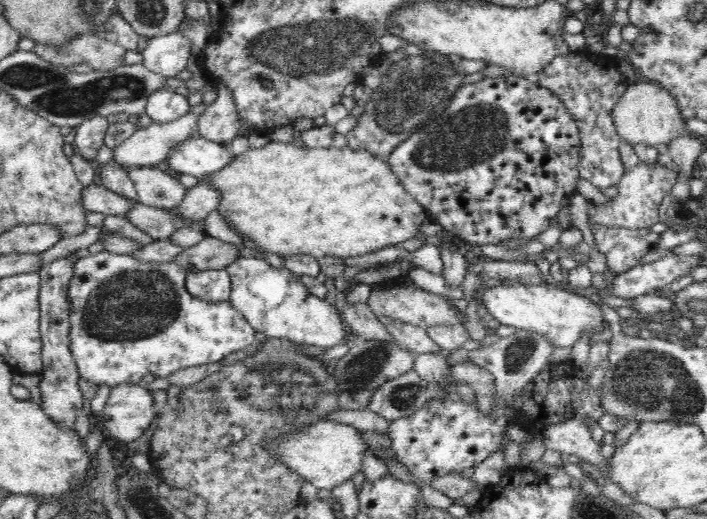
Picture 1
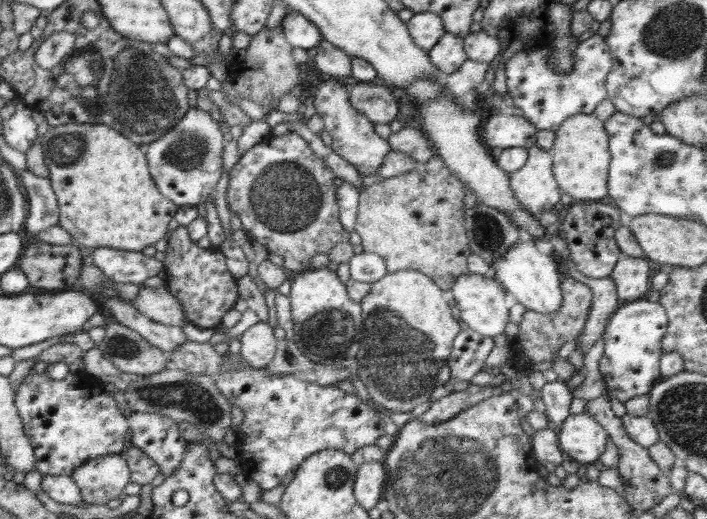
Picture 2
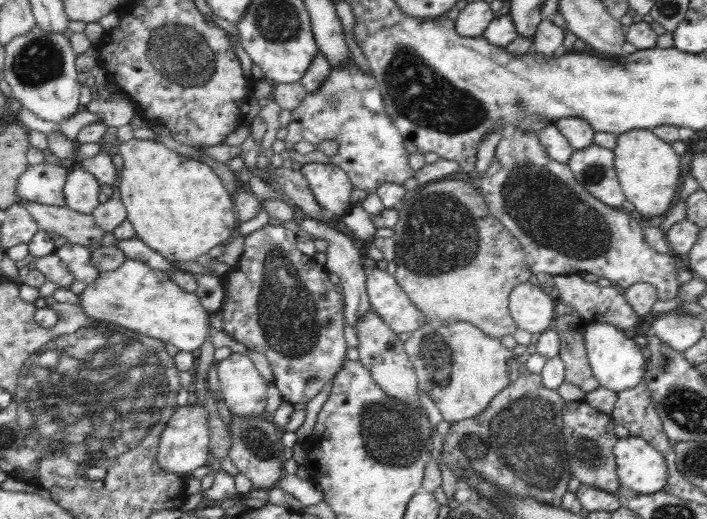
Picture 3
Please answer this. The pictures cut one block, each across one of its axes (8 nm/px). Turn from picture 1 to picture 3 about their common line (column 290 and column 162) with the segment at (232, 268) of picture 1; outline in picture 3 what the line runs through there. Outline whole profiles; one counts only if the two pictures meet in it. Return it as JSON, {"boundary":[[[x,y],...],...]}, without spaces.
{"boundary":[[[127,259],[114,271],[102,271],[98,280],[89,284],[79,298],[86,316],[163,340],[180,351],[191,353],[200,348],[209,335],[211,312],[200,304],[198,296],[182,290],[166,272],[154,270],[136,260]]]}

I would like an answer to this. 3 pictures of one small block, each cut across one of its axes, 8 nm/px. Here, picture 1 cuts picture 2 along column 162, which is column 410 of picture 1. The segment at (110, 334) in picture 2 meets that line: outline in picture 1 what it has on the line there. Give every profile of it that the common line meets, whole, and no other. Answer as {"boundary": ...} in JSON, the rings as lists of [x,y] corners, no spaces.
{"boundary":[[[354,338],[355,343],[352,348],[348,349],[348,352],[335,361],[329,361],[326,364],[327,371],[334,376],[336,380],[336,386],[338,386],[338,411],[340,410],[359,410],[368,409],[371,402],[372,394],[375,390],[382,386],[385,382],[408,372],[413,369],[413,362],[415,361],[416,354],[405,348],[400,348],[396,342],[378,342],[377,340],[359,340]]]}

